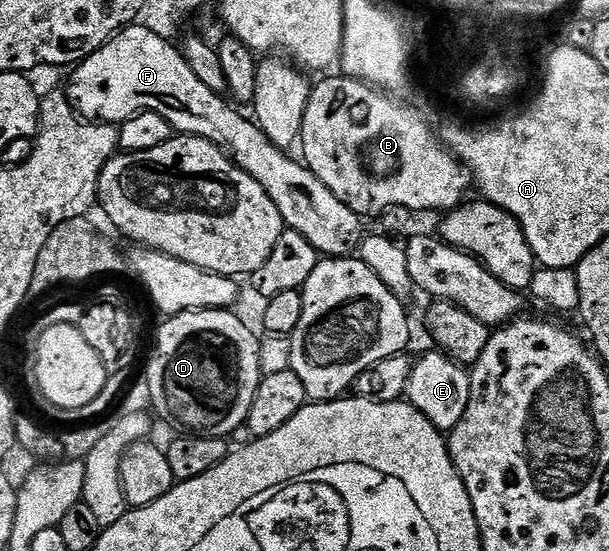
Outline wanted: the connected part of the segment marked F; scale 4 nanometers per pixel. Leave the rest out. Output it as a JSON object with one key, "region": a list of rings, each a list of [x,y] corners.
{"region":[[[129,24],[71,69],[72,77],[66,87],[69,102],[89,122],[119,126],[140,112],[153,112],[162,114],[177,133],[206,138],[266,190],[270,202],[278,206],[278,214],[282,214],[285,225],[302,234],[317,254],[324,258],[351,257],[360,247],[361,217],[337,198],[307,164],[299,159],[291,160],[285,149],[274,146],[255,119],[248,117],[247,120],[239,107],[210,90],[194,74],[183,51],[174,44],[144,25]]]}

